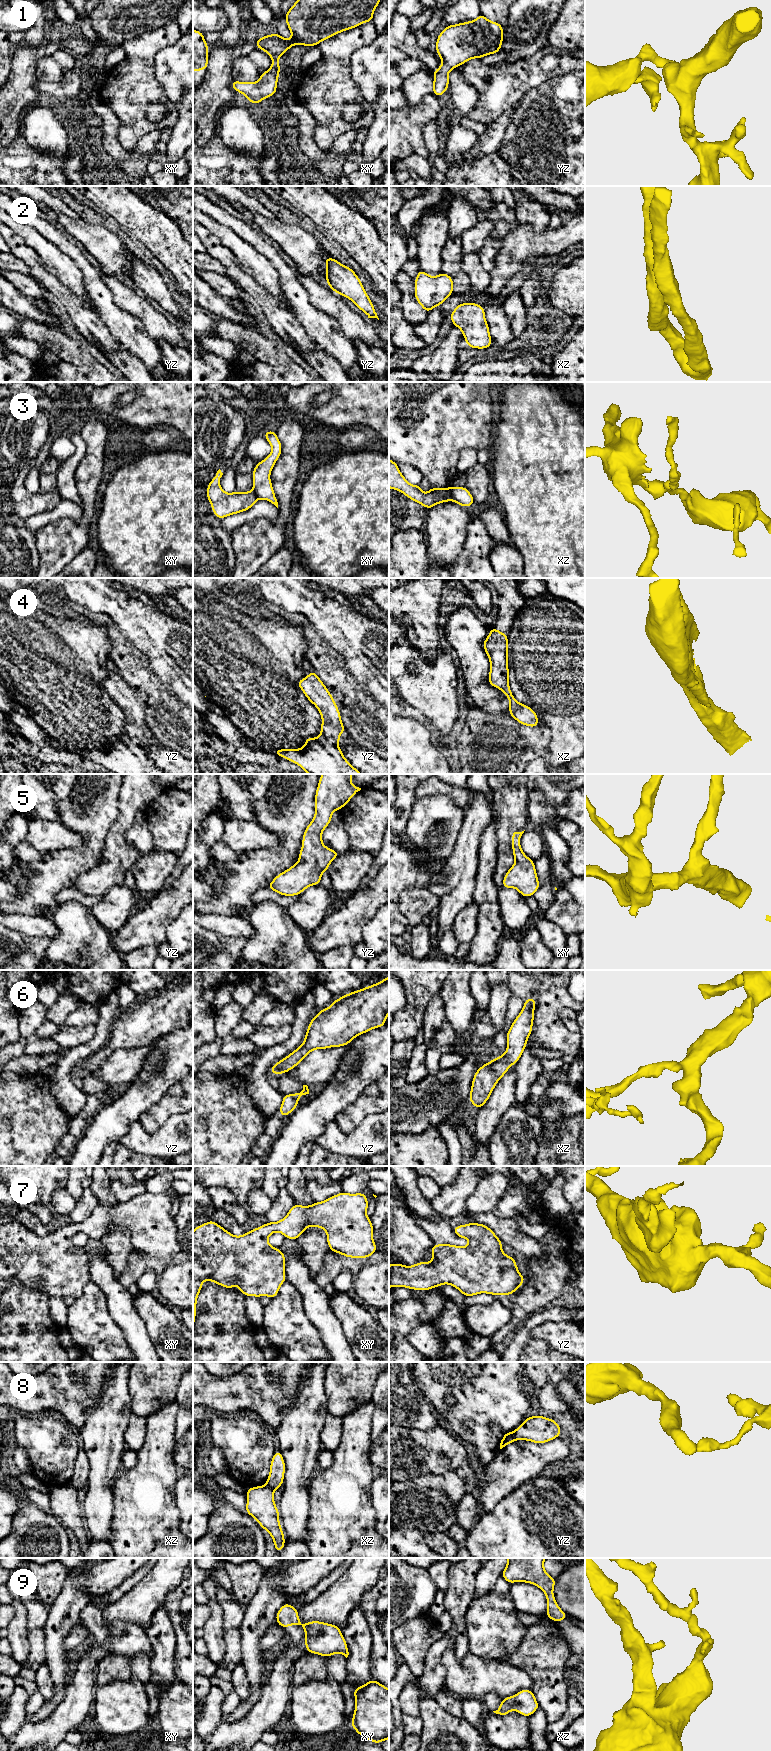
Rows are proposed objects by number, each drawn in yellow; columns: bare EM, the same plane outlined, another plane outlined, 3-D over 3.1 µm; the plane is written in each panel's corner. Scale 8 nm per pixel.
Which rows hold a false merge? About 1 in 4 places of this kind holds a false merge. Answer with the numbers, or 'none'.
3, 8

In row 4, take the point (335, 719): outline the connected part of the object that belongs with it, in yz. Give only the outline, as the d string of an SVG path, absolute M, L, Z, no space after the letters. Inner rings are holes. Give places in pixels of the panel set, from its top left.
M308 673L297 684L319 710L321 733L317 738L308 737L300 749L276 749L274 754L299 765L308 774L362 774L344 758L338 747L340 735L346 729L331 693L317 673Z

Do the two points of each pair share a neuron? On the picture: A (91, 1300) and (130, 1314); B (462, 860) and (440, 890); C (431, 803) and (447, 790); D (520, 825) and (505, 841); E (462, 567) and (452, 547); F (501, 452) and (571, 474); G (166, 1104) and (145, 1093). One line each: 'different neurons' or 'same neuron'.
A: different neurons
B: different neurons
C: different neurons
D: same neuron
E: different neurons
F: same neuron
G: different neurons

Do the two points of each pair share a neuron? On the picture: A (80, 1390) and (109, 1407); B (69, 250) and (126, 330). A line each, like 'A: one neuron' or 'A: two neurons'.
A: two neurons
B: one neuron

